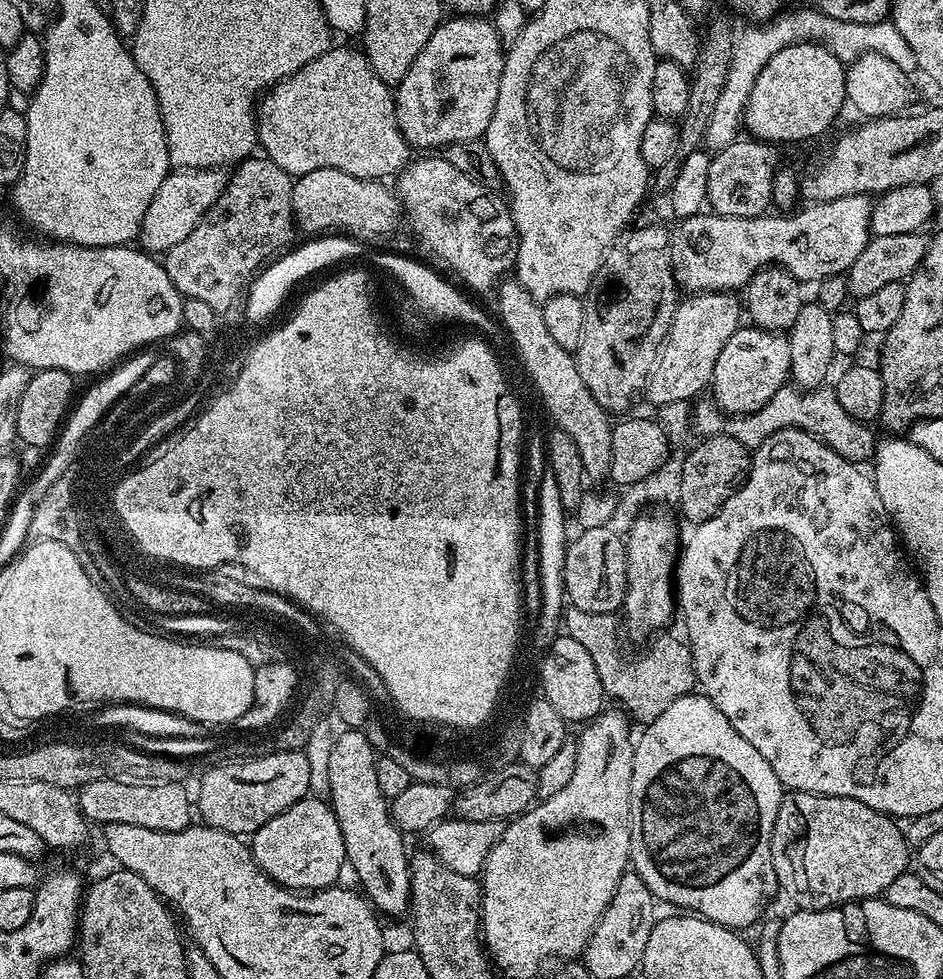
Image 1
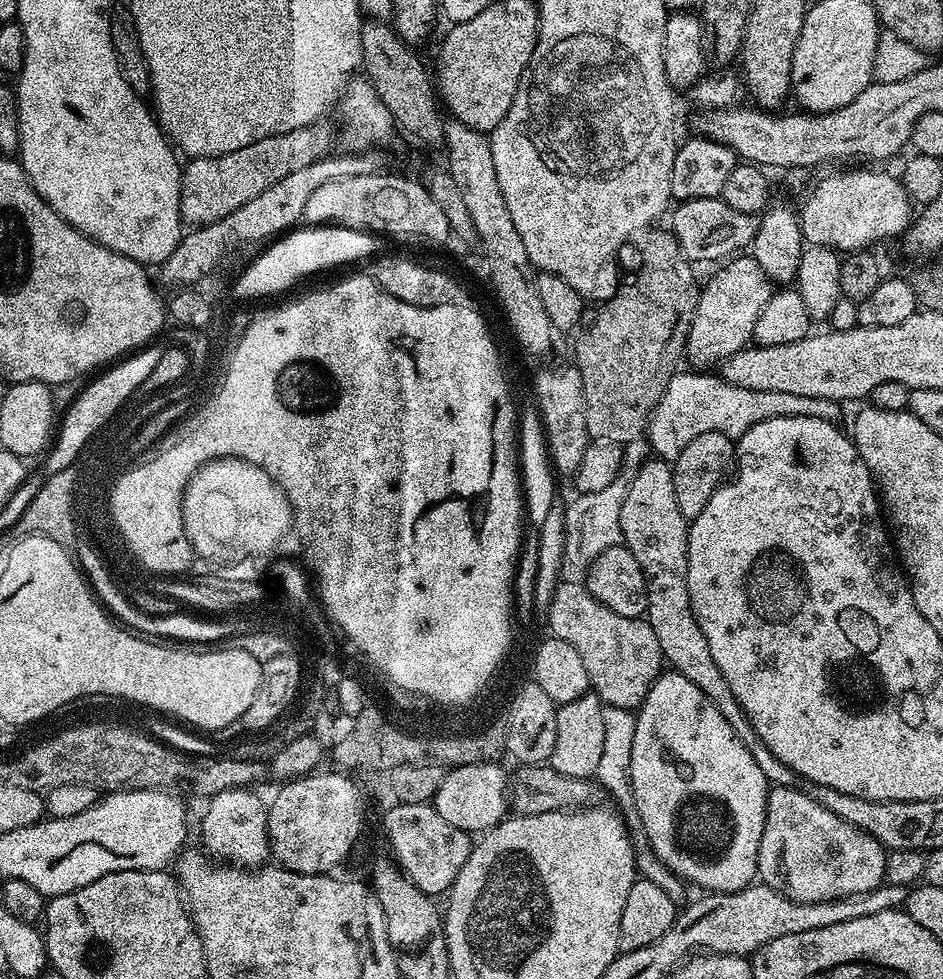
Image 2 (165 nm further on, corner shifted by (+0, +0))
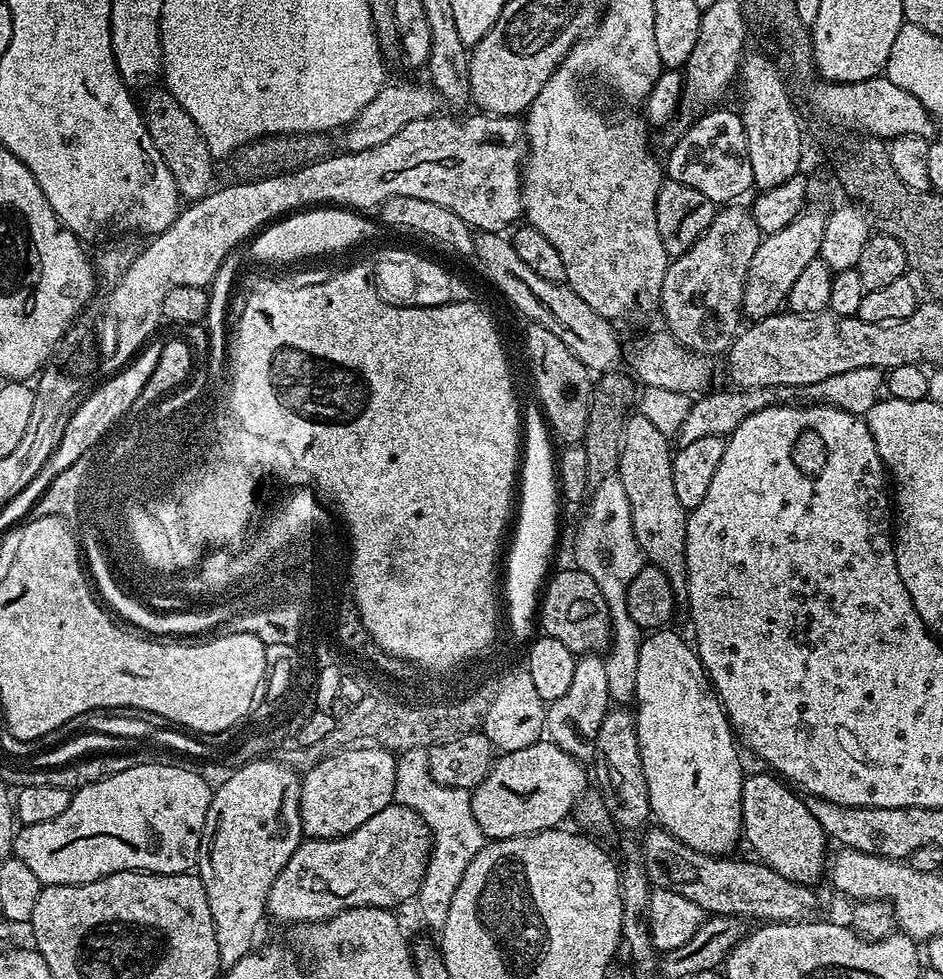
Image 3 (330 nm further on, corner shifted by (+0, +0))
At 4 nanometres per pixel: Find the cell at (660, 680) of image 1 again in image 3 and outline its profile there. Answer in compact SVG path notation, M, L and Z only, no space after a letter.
M574 566L549 577L542 592L538 618L545 635L556 638L577 656L605 651L611 643L608 604L593 578Z

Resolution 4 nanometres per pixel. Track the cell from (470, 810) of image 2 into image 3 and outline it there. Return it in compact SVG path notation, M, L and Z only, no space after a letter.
M542 738L536 744L526 746L526 750L514 750L513 752L505 752L493 763L492 769L486 774L486 778L480 784L477 784L475 788L471 789L472 806L475 821L478 822L479 829L482 830L482 834L489 841L505 840L506 838L514 838L515 836L529 836L535 832L541 832L547 828L559 828L565 823L564 819L573 815L576 803L579 802L580 797L584 795L586 789L590 784L590 776L586 771L584 773L585 765L581 761L575 760L570 754L566 754L566 750L562 750L558 746L554 746L551 740Z

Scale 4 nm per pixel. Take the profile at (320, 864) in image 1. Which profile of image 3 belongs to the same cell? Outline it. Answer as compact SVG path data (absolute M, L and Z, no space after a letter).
M350 748L318 762L300 782L300 831L313 840L349 836L393 803L397 757L384 748Z

